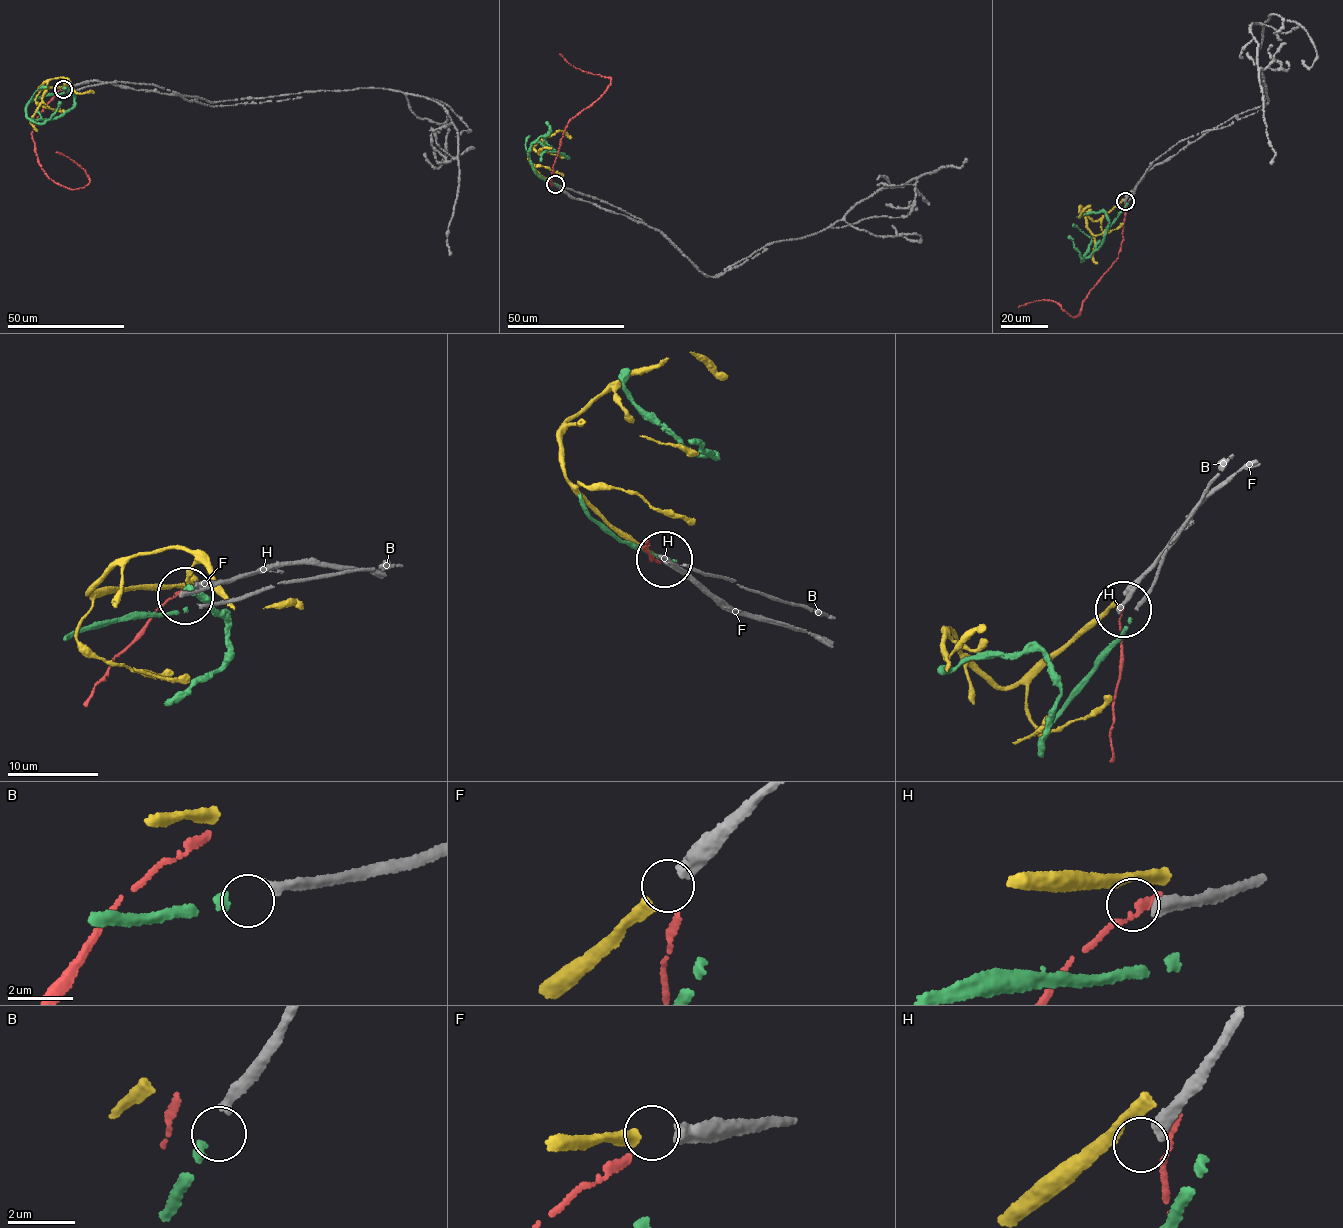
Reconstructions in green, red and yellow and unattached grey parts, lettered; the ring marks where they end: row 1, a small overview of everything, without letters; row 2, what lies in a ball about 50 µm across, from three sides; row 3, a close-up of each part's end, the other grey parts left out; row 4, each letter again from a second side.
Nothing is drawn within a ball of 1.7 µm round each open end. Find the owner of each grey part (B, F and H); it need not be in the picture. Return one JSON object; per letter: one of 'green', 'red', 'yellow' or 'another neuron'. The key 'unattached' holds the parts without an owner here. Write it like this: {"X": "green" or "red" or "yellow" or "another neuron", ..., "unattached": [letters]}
{"B": "green", "F": "yellow", "H": "another neuron", "unattached": ["H"]}

